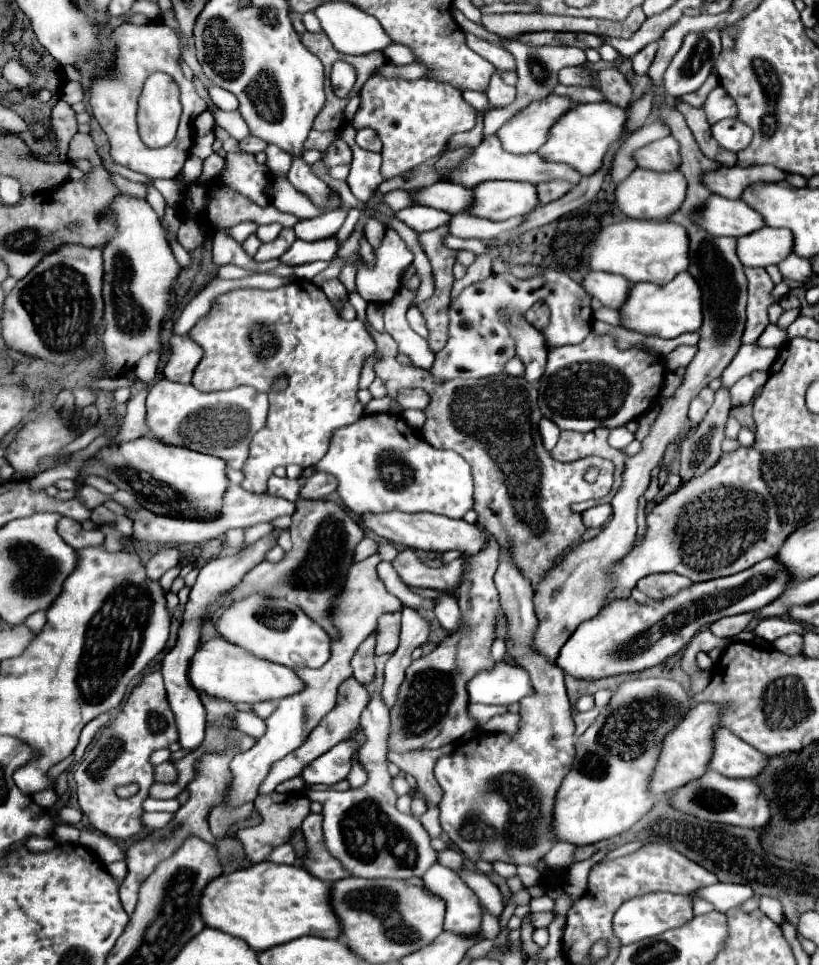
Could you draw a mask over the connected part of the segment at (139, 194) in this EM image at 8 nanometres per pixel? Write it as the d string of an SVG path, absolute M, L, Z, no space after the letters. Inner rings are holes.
M112 175L110 179L112 179L112 183L114 183L124 195L136 197L136 199L146 199L146 191L148 191L148 189L146 189L144 183L132 183L132 181L128 181L128 179L120 177L120 175Z

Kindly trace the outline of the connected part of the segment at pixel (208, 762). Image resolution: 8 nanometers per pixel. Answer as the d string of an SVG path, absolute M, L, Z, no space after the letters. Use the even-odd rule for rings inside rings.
M232 743L232 747L230 747L228 751L224 751L224 753L204 753L204 755L198 759L196 767L194 767L196 777L194 777L194 781L190 781L190 785L188 785L188 793L190 793L188 801L186 801L184 805L180 805L180 809L174 813L172 821L170 821L166 827L154 829L154 831L152 831L150 835L146 835L144 839L134 841L132 847L126 851L126 855L128 855L128 859L126 859L126 863L128 863L128 875L126 875L126 879L122 881L122 885L120 885L120 901L122 901L122 907L126 909L128 915L130 915L130 913L134 911L134 907L136 907L138 889L140 889L140 885L144 883L144 879L156 869L158 861L164 861L166 857L170 857L170 855L182 845L182 841L186 841L186 837L192 837L192 835L194 835L194 837L202 837L202 839L214 843L214 847L218 847L218 859L220 859L222 863L228 861L228 859L226 859L226 851L230 851L230 849L234 847L234 839L224 839L224 841L214 839L212 833L210 833L210 827L208 827L206 817L210 815L210 809L214 809L214 805L218 805L218 801L222 801L222 793L226 793L226 789L228 789L228 785L230 785L230 781L232 781L230 761L234 759L236 753L238 753L238 743Z

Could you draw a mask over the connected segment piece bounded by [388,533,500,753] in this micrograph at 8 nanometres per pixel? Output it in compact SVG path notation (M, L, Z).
M488 535L488 545L478 555L468 557L468 569L464 583L458 589L458 605L464 617L464 629L448 635L430 655L412 661L406 669L404 681L398 689L398 701L390 709L390 735L388 751L414 751L414 749L438 749L454 743L476 727L476 721L468 715L468 681L486 669L494 667L490 657L490 645L494 637L494 617L498 617L500 601L494 587L494 573L498 567L498 543Z

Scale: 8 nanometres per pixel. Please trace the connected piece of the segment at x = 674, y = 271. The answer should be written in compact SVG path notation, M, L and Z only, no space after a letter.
M626 219L622 223L608 225L596 237L590 257L590 267L594 271L618 273L634 283L650 281L656 285L666 285L672 277L686 271L688 265L690 265L688 233L682 225L672 221Z

